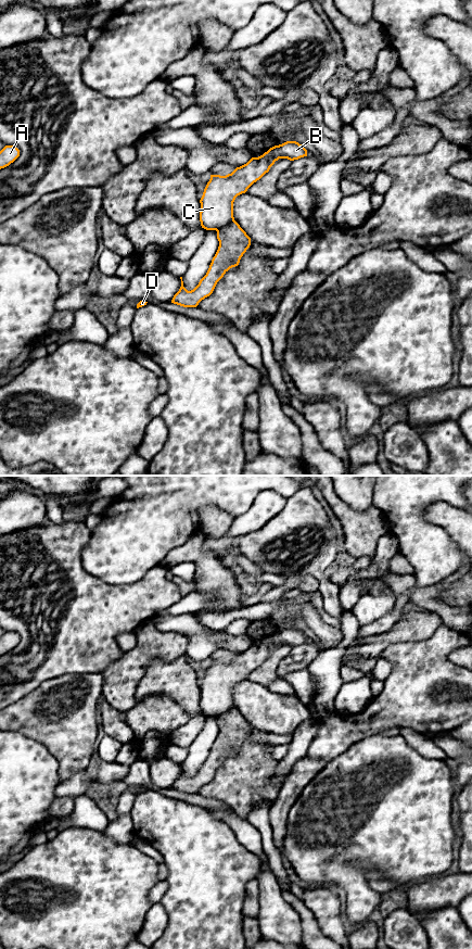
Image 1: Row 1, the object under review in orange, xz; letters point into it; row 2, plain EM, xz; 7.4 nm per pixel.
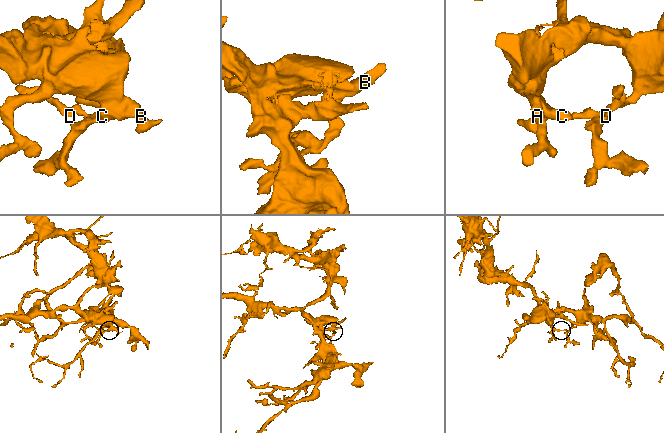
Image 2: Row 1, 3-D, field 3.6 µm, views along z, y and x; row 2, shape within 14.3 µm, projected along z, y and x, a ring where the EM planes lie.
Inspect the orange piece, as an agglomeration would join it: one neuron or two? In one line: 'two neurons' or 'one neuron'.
two neurons

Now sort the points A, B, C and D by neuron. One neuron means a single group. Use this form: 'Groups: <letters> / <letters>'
Groups: A B C / D

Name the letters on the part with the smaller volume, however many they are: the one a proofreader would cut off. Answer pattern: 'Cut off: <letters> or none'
Cut off: D

